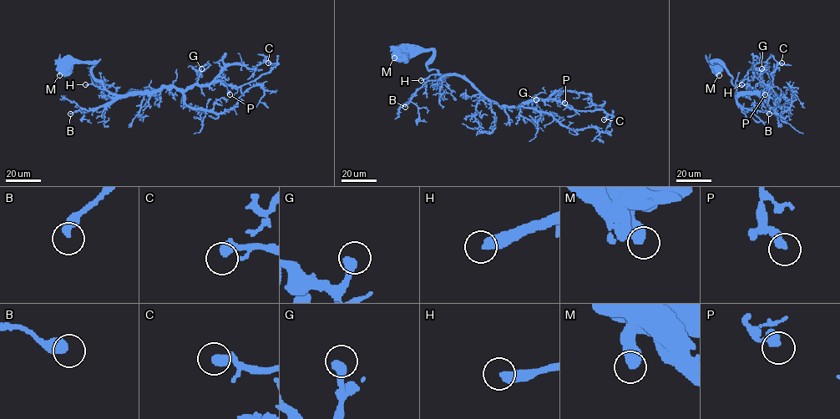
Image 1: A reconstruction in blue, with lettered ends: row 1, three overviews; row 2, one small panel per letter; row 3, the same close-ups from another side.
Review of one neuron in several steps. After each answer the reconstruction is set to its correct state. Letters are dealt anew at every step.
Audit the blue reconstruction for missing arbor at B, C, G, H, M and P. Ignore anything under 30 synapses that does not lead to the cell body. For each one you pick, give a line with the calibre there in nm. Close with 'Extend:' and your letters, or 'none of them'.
G: Thickness 420 nm
H: Thickness 420 nm
Extend: G, H

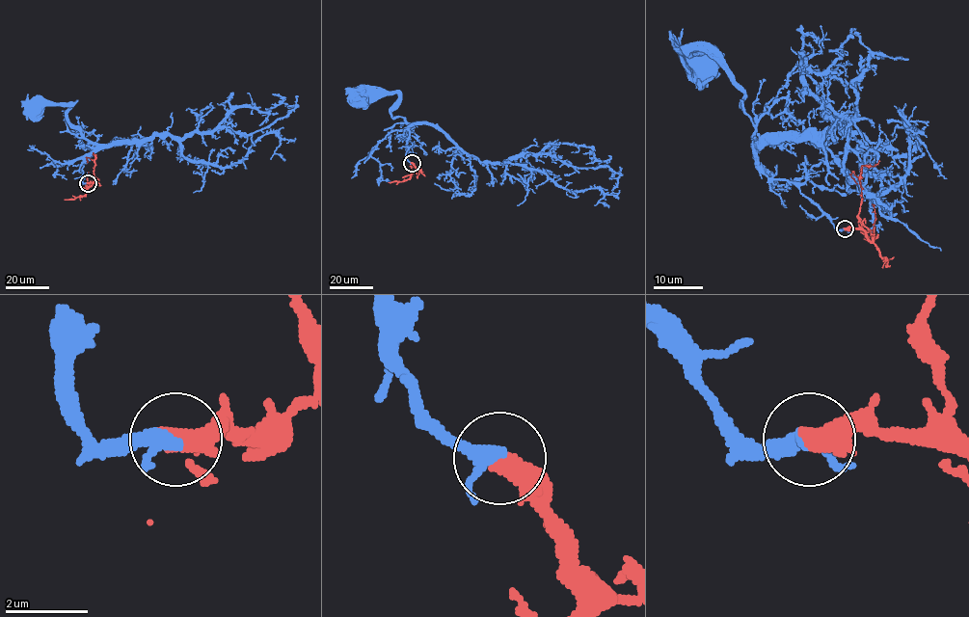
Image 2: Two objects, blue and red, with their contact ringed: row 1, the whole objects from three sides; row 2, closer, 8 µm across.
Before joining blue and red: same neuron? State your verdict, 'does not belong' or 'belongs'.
belongs

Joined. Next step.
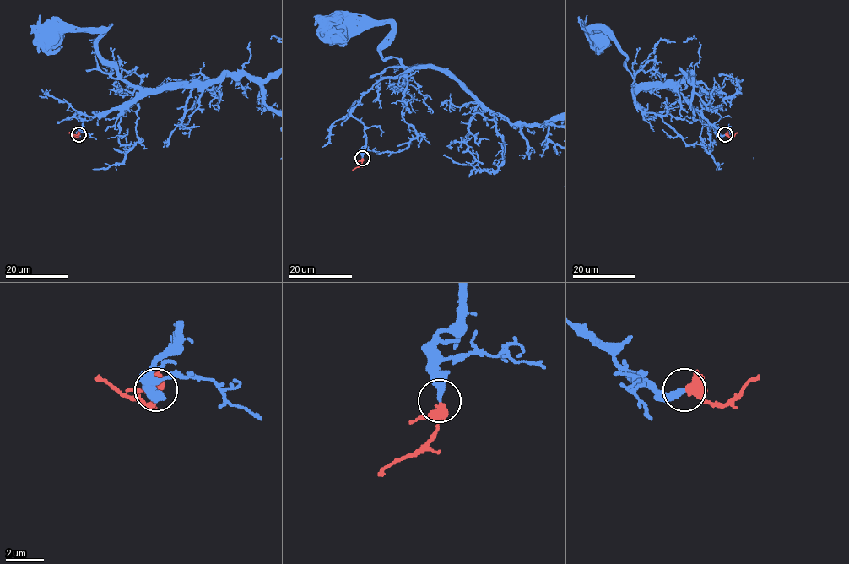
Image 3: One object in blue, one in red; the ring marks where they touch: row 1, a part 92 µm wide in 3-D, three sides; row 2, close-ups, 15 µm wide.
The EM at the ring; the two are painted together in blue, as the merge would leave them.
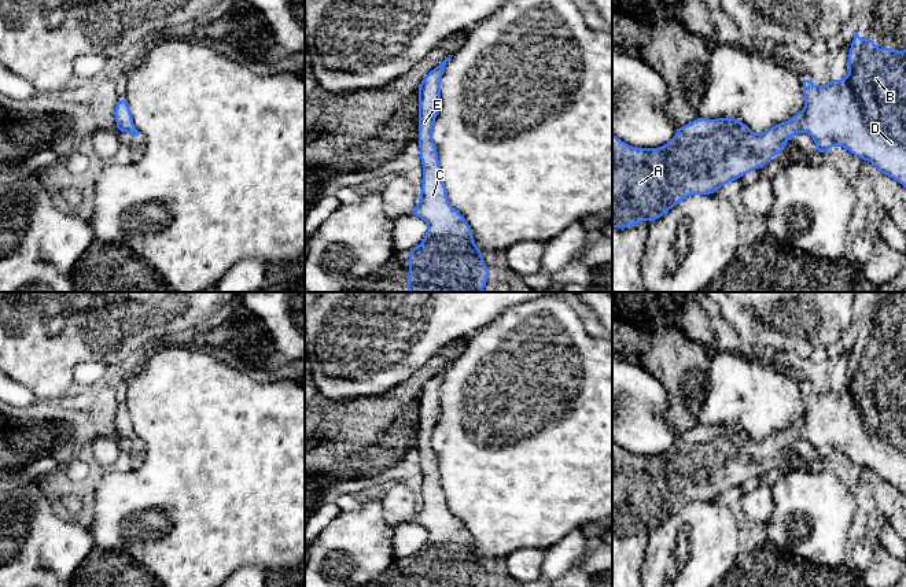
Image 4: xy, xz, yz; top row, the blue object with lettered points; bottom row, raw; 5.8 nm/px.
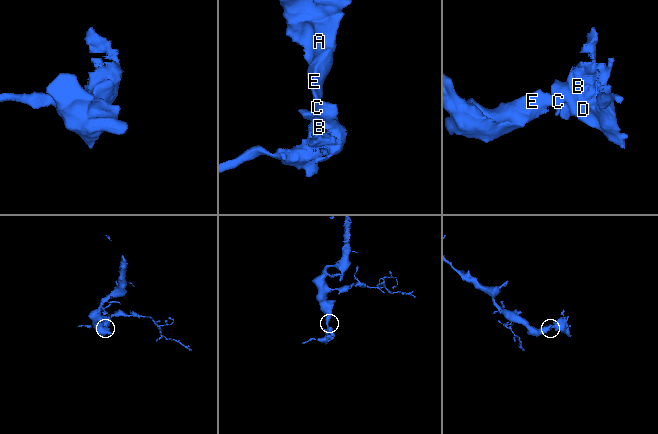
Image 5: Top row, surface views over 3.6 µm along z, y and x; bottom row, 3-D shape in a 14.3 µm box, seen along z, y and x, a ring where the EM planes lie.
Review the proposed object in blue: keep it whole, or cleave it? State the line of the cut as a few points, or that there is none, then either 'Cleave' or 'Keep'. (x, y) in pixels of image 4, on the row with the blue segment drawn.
No split. Keep

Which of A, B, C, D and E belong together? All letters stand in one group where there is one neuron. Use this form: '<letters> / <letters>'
A B C D E

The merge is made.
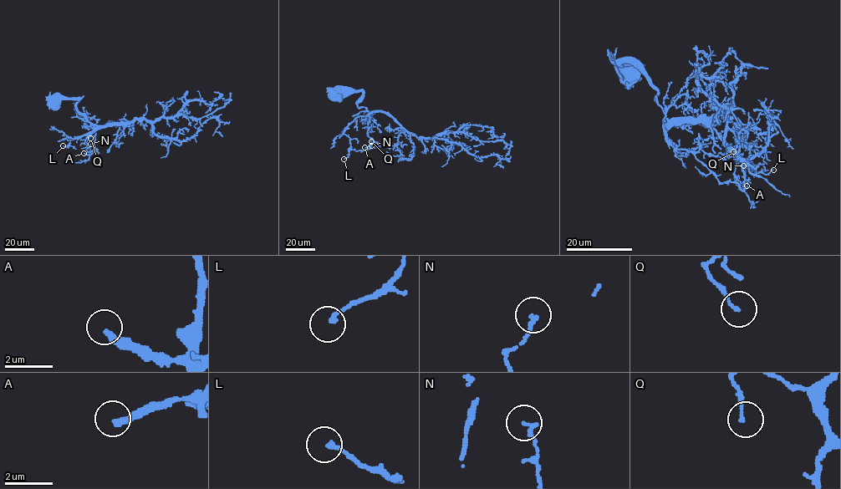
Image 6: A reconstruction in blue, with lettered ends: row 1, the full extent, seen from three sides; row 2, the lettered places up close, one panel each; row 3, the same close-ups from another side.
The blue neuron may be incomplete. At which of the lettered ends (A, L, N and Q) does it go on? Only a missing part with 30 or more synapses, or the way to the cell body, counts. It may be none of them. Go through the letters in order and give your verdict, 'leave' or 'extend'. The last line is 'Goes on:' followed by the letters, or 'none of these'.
A: leave
L: leave
N: leave
Q: leave
Goes on: none of these

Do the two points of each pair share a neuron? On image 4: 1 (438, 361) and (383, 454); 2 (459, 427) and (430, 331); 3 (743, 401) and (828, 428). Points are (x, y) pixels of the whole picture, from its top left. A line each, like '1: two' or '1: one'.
1: one
2: two
3: two

